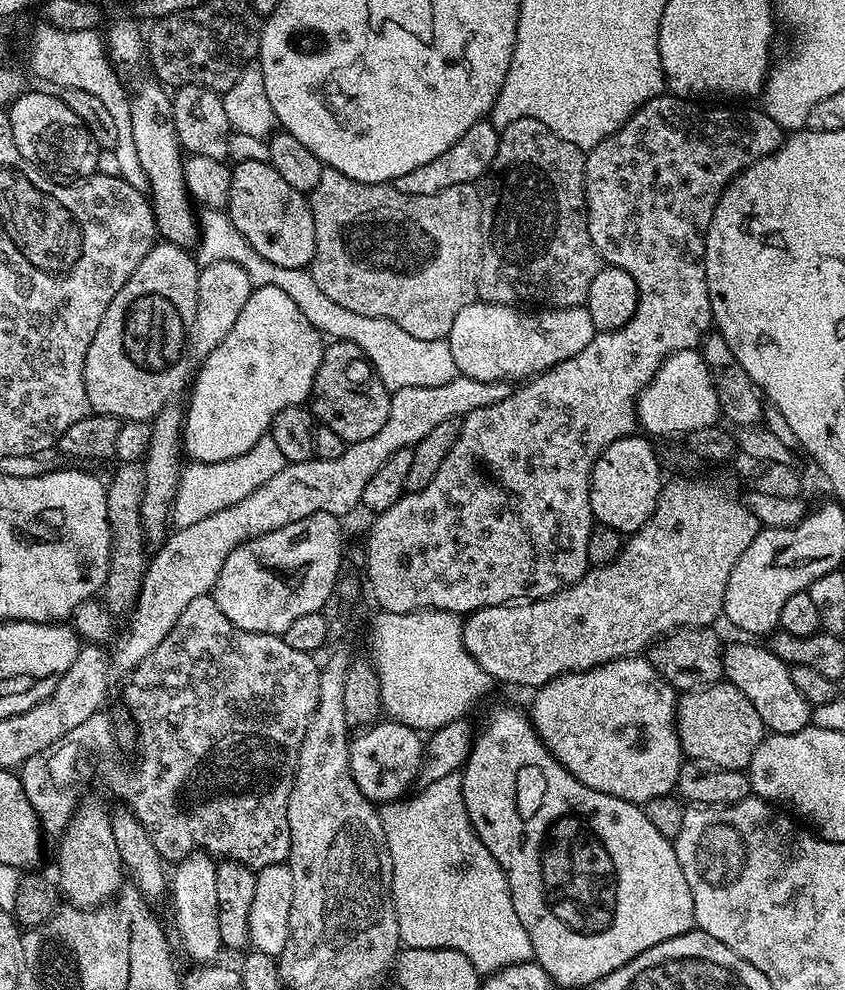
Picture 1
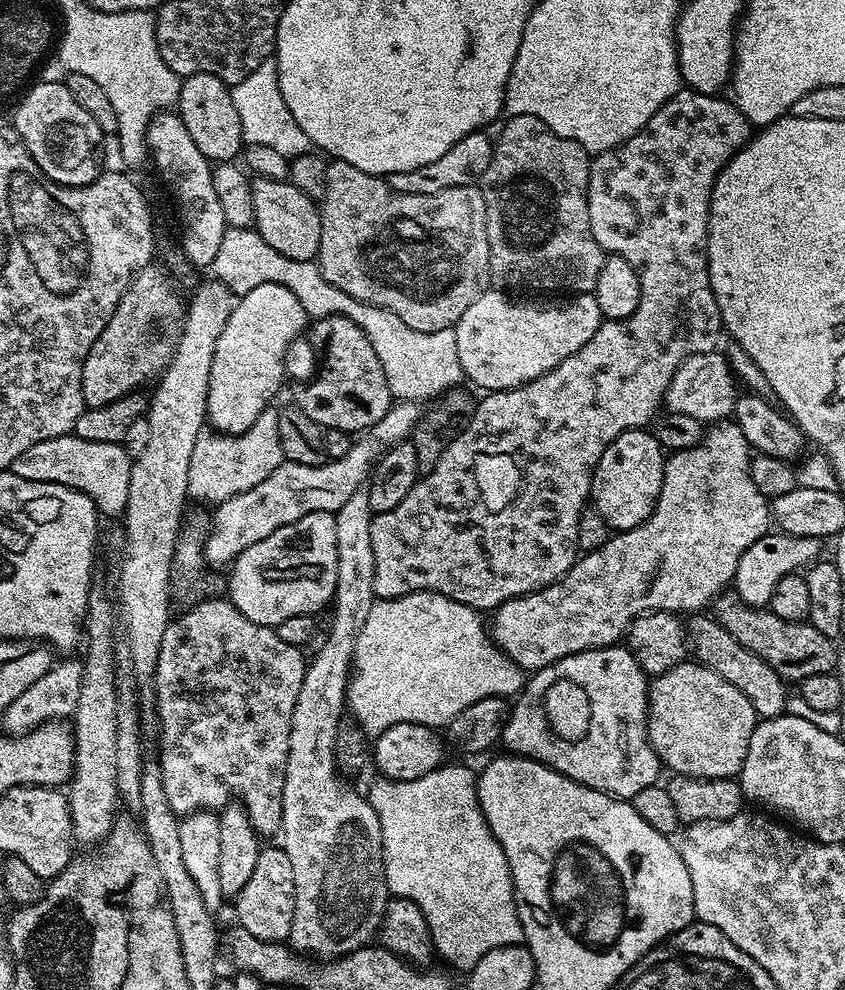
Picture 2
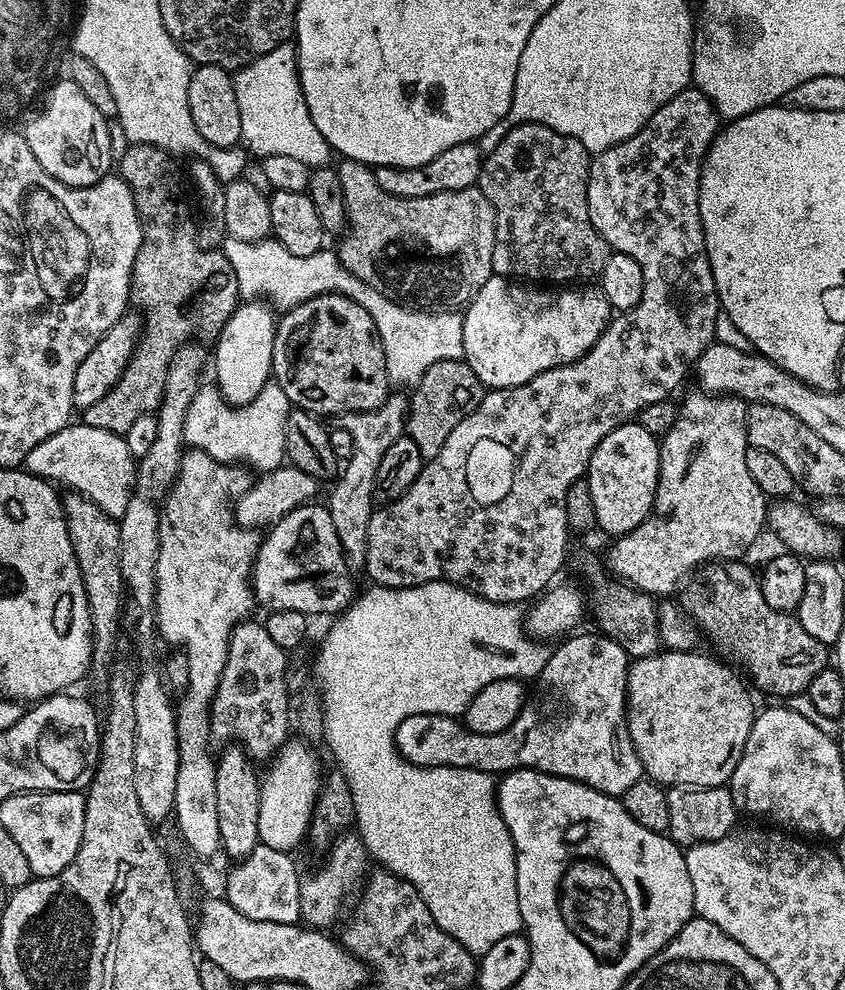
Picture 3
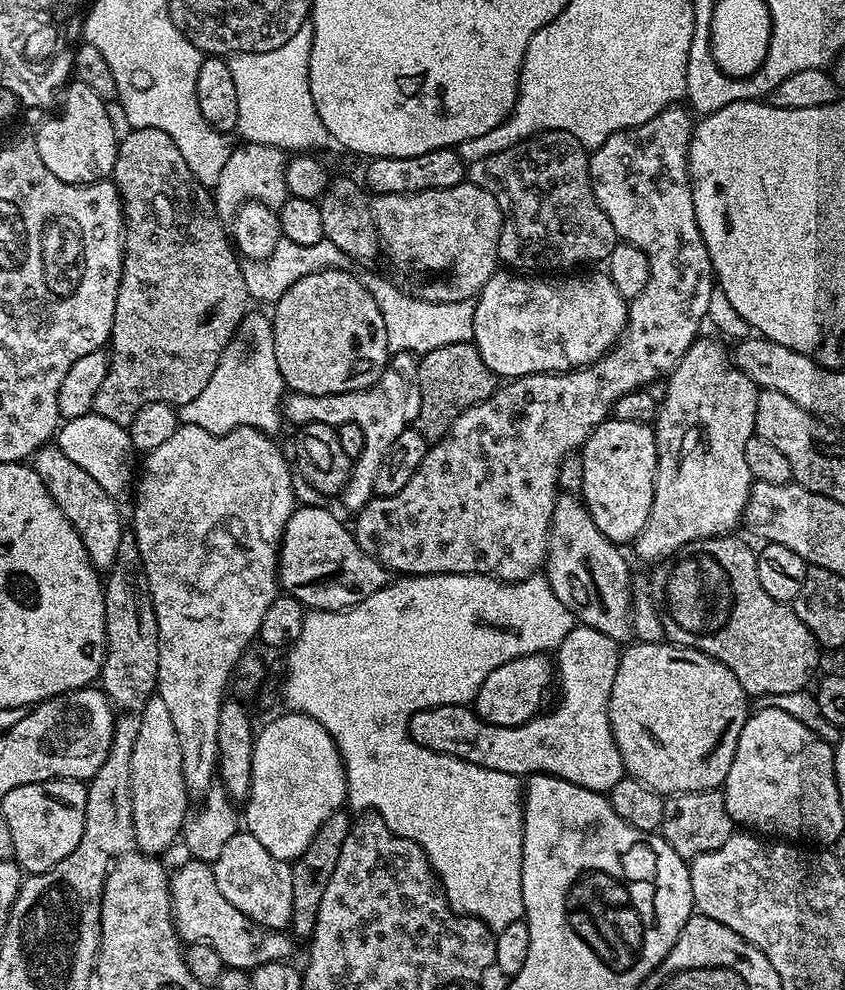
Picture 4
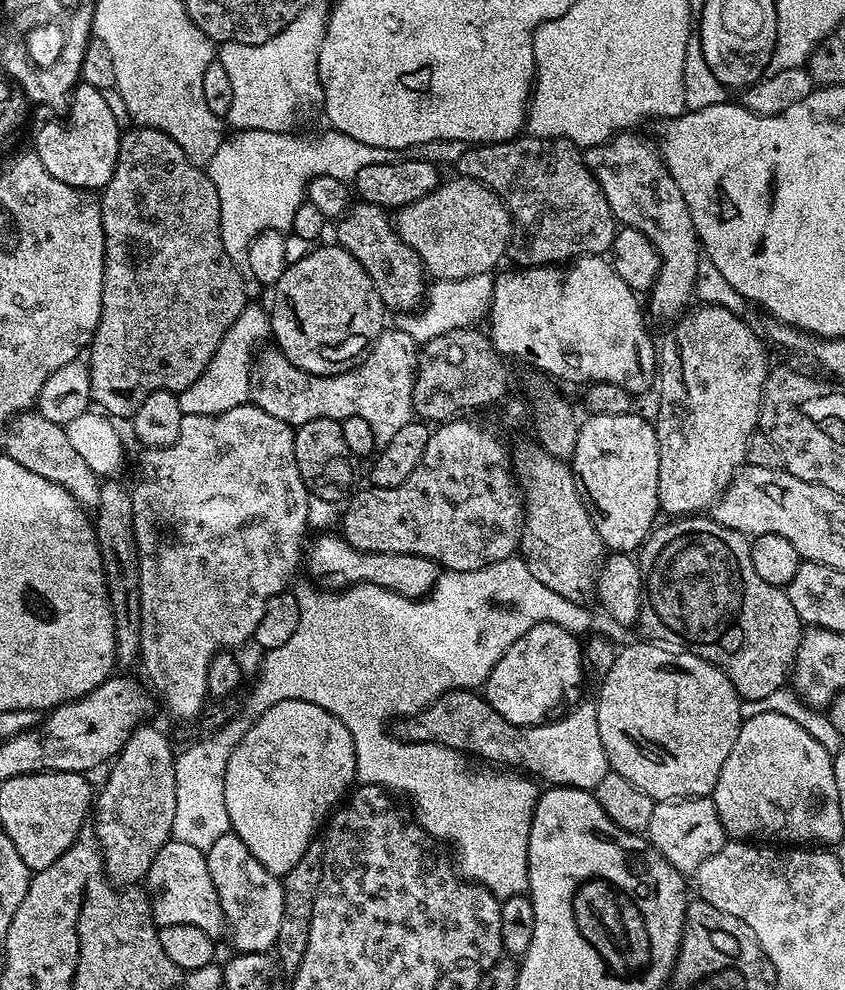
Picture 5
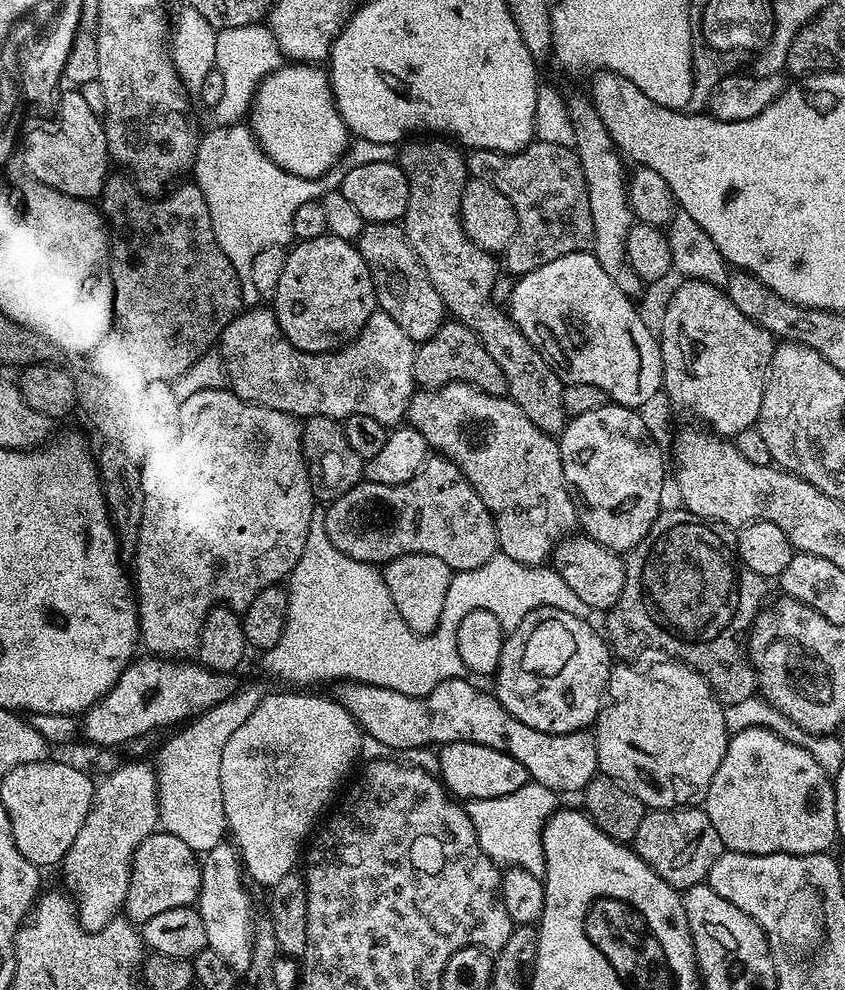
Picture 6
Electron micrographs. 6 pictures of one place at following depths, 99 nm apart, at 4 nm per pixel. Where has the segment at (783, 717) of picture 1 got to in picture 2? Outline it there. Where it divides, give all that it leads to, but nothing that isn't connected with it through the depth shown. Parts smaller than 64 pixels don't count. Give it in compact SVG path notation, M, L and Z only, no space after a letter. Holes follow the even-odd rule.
M692 614L686 620L691 655L699 663L714 670L714 674L726 678L730 686L738 686L738 690L742 690L742 694L750 698L750 706L754 706L757 717L785 715L790 689L785 680L776 673L774 666L770 666L770 662L766 662L758 654L746 650L746 646L742 646L742 642L738 642L738 638L730 634L730 630L720 625L719 619L712 617L711 620L704 615L708 614Z

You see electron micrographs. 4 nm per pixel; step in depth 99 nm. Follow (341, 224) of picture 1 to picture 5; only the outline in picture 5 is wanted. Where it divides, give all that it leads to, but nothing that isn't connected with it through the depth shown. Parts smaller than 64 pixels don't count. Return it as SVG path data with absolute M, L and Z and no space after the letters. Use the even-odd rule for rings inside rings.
M457 175L456 180L445 179L439 188L426 194L418 202L407 204L395 213L396 232L418 254L425 273L432 280L468 280L474 274L492 272L500 259L505 259L508 243L512 241L512 216L496 193L485 184Z

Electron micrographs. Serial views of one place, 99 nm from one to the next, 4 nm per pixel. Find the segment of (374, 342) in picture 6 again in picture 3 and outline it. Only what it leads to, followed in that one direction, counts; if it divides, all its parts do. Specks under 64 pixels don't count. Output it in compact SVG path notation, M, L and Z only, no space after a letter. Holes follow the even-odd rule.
M389 395L382 406L369 412L346 412L339 417L339 427L350 430L354 438L354 454L350 462L343 465L338 479L331 485L332 493L326 499L330 522L334 522L334 531L338 533L338 542L342 542L344 557L349 568L360 570L366 558L366 534L370 534L370 518L374 511L374 478L378 474L378 462L382 454L394 446L398 437L405 435L410 400L407 395Z

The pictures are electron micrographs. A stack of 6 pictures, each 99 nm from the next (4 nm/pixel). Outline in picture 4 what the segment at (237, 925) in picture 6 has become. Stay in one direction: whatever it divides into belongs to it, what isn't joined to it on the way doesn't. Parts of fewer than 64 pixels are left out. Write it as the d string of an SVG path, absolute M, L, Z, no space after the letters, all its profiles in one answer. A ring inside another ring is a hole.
M238 830L222 846L222 854L211 865L218 890L242 914L246 914L254 924L265 930L284 930L291 925L294 906L294 878L292 864L286 860L274 858L258 838L247 830Z

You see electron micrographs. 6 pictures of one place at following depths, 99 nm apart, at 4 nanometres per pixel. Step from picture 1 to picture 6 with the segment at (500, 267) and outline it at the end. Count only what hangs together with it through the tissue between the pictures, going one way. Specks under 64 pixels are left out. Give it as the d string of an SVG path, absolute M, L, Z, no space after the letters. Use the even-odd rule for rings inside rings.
M541 138L522 154L506 154L498 150L477 148L471 153L473 173L486 182L494 182L494 186L502 186L502 190L510 190L514 198L518 198L518 206L522 214L522 222L518 226L518 234L510 242L512 257L508 260L508 268L513 277L525 276L527 272L538 270L538 266L546 266L554 258L571 252L587 252L592 246L592 218L590 202L586 196L584 185L584 169L580 166L580 157L575 147L563 140Z

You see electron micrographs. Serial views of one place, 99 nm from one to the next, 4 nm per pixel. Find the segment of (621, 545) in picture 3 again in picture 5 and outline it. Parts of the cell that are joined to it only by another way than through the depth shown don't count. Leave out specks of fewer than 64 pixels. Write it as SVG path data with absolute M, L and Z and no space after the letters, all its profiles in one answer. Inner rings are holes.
M705 304L696 306L691 310L685 311L671 325L671 328L673 327L672 332L665 334L664 341L659 341L658 388L660 384L660 401L656 404L656 420L654 419L656 437L658 438L658 498L660 499L660 512L664 514L669 512L667 514L669 517L683 518L711 509L712 505L720 499L721 492L732 481L732 475L736 473L737 468L745 463L746 442L750 438L750 434L757 431L760 422L760 399L762 398L764 383L770 371L770 363L768 364L768 356L764 353L765 341L759 335L756 337L748 329L744 320L739 315L720 308L718 305Z

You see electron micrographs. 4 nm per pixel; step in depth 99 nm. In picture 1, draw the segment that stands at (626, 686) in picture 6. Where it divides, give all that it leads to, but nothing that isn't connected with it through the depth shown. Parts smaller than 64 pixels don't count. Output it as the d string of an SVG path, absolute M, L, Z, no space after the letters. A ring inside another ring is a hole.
M727 682L683 693L676 701L676 731L680 734L680 749L689 761L730 770L747 769L754 750L758 750L766 735L758 710L750 706L750 698Z

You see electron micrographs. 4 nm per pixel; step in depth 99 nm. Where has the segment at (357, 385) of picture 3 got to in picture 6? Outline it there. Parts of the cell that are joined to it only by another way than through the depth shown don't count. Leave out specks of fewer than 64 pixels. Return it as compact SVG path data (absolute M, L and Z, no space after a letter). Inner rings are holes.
M330 231L297 239L296 243L291 245L274 297L274 311L276 321L280 323L292 344L307 352L333 351L341 347L350 334L363 328L377 308L376 291L372 275L366 266L366 254L357 241L342 238L342 234Z

